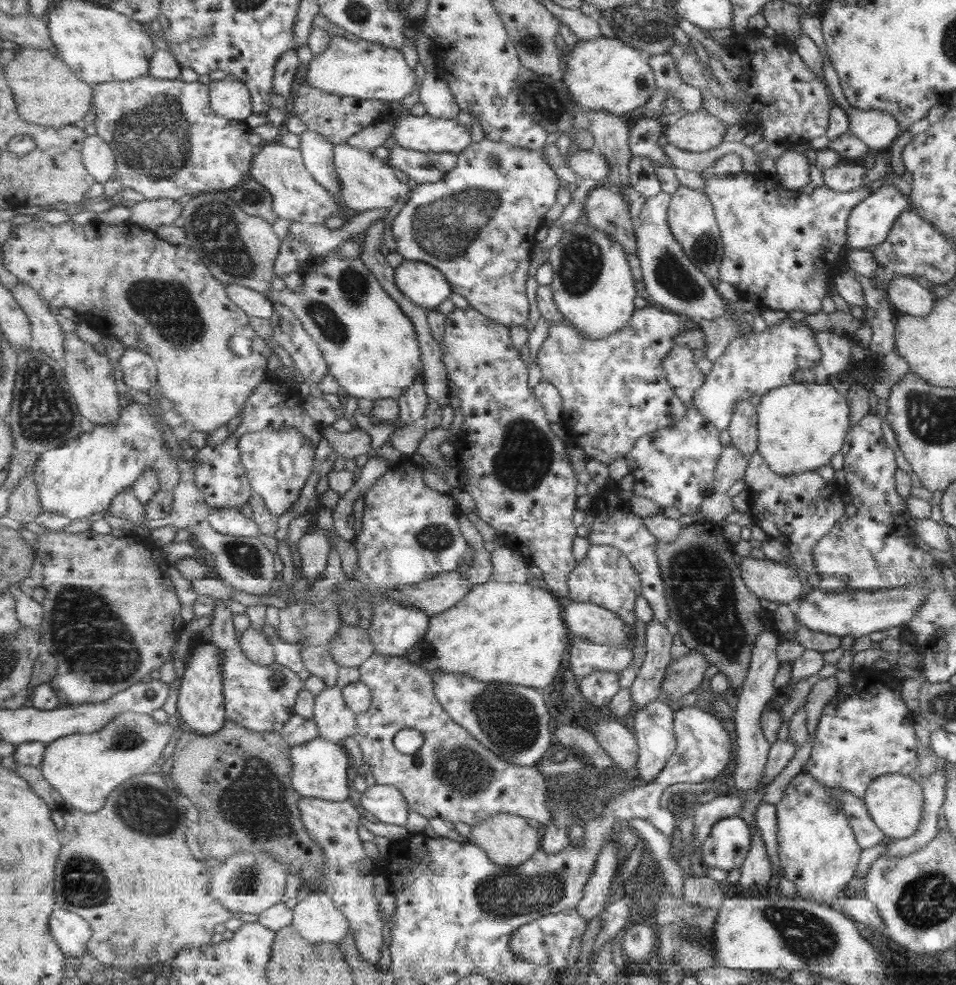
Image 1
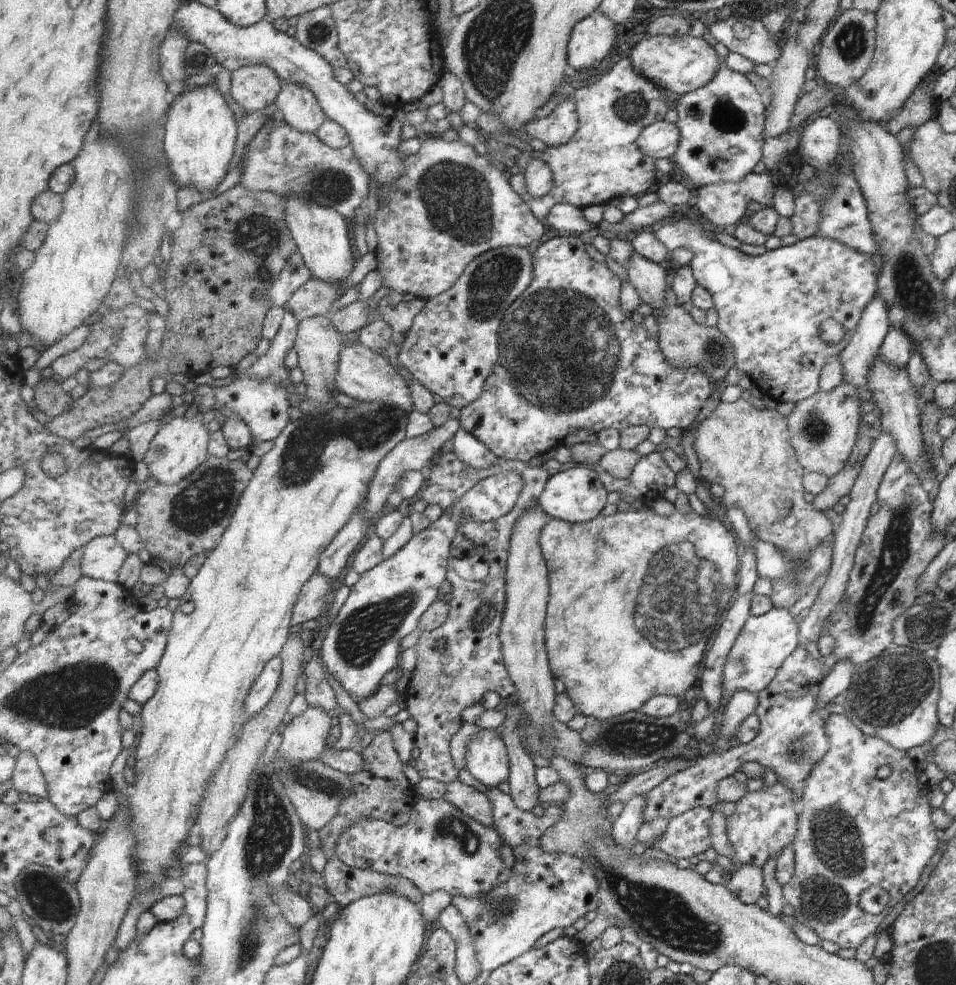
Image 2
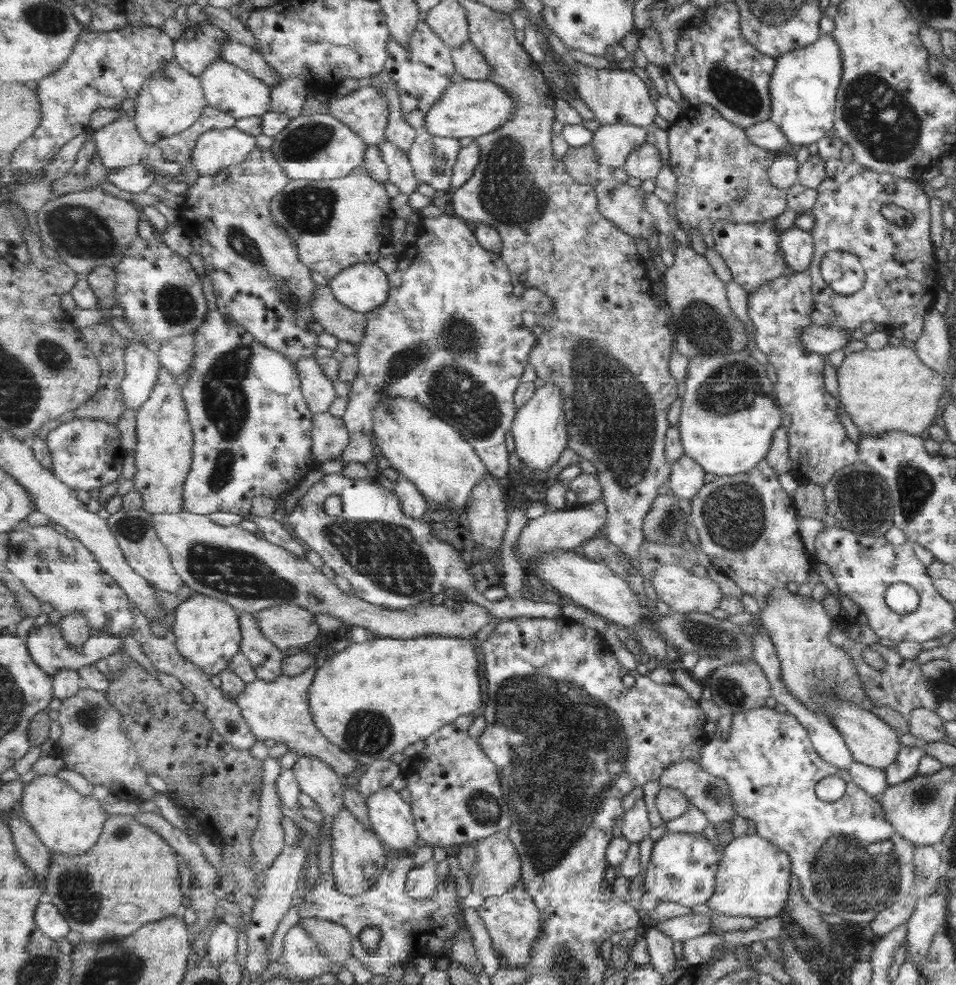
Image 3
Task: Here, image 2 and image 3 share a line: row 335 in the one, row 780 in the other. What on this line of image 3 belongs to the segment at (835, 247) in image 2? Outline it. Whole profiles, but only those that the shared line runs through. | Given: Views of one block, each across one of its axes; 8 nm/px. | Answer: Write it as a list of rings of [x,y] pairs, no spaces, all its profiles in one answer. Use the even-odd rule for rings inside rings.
[[[765,706],[743,713],[733,713],[732,720],[730,721],[730,730],[728,732],[729,737],[727,739],[720,739],[716,736],[708,737],[707,744],[701,749],[698,765],[705,772],[721,778],[721,780],[725,782],[725,785],[729,786],[729,790],[731,790],[731,808],[733,808],[735,816],[741,816],[741,818],[751,820],[752,824],[755,826],[755,834],[761,835],[761,838],[764,838],[769,843],[773,843],[779,850],[783,850],[784,854],[789,856],[791,874],[797,878],[801,896],[811,908],[819,910],[821,913],[839,916],[839,918],[842,918],[845,922],[849,921],[861,924],[862,922],[873,920],[873,917],[880,910],[891,906],[891,904],[897,902],[901,897],[912,894],[913,844],[907,842],[905,838],[901,838],[901,835],[897,834],[893,826],[885,820],[878,797],[874,798],[869,796],[865,791],[857,787],[857,784],[851,781],[851,777],[846,768],[835,767],[817,756],[817,753],[813,750],[812,744],[810,743],[807,732],[791,714],[780,714],[775,712],[772,708]],[[825,776],[838,776],[845,782],[844,793],[836,801],[821,801],[815,796],[815,792],[813,792],[815,783],[821,780],[821,778],[825,778]]]

